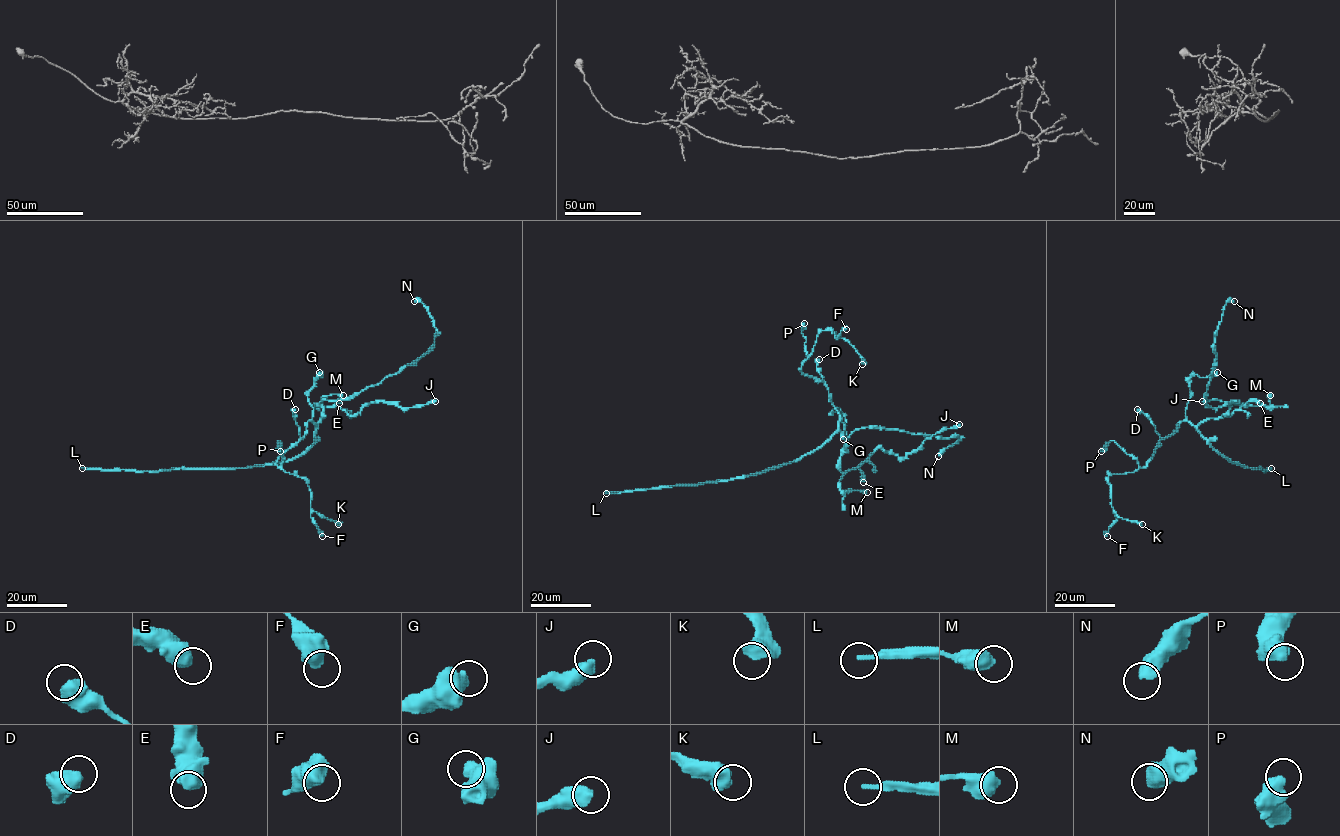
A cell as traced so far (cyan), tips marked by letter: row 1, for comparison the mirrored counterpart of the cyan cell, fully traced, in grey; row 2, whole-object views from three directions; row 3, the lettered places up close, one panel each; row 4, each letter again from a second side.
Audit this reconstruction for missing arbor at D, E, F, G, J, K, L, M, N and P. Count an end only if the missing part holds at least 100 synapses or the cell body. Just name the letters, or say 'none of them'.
L

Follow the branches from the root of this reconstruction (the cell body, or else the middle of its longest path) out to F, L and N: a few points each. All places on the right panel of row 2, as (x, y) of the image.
F: (1201, 433), (1183, 421), (1159, 441), (1146, 466), (1132, 473), (1109, 476), (1115, 521), (1107, 536)
L: (1201, 433), (1232, 462), (1263, 470), (1271, 468)
N: (1201, 433), (1202, 421), (1220, 418), (1229, 409), (1226, 403), (1207, 400), (1205, 393), (1223, 308), (1234, 301)

